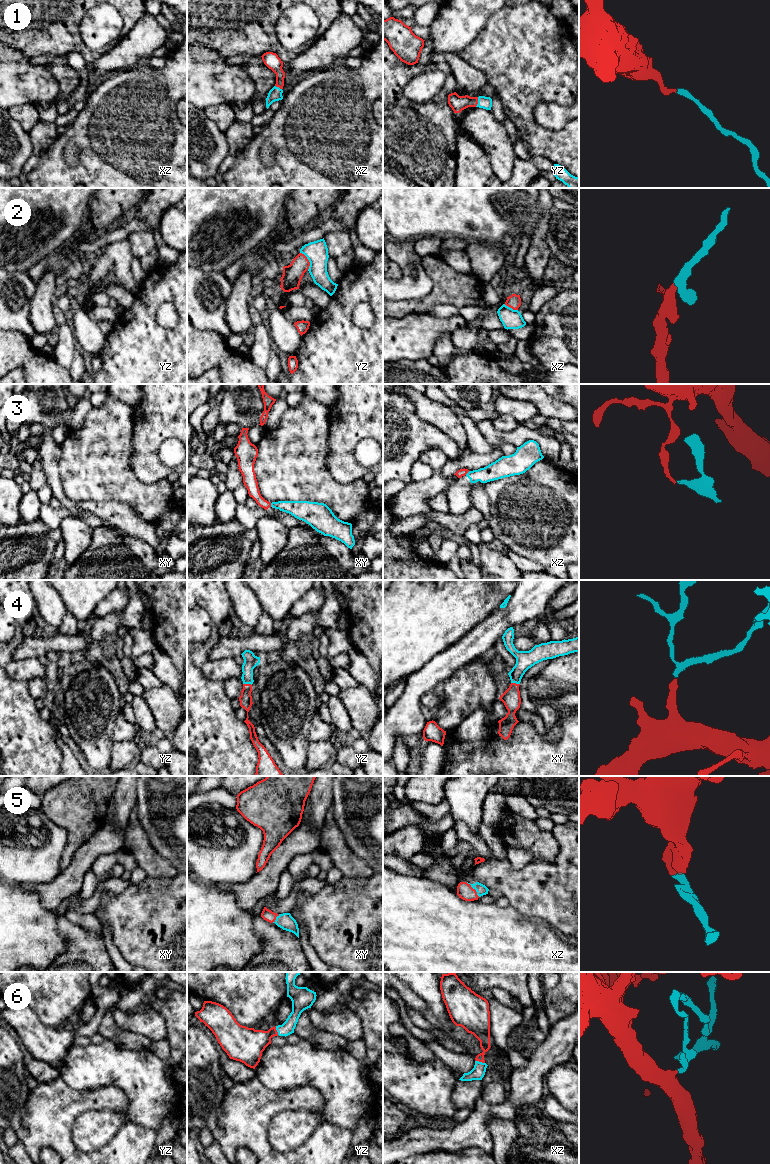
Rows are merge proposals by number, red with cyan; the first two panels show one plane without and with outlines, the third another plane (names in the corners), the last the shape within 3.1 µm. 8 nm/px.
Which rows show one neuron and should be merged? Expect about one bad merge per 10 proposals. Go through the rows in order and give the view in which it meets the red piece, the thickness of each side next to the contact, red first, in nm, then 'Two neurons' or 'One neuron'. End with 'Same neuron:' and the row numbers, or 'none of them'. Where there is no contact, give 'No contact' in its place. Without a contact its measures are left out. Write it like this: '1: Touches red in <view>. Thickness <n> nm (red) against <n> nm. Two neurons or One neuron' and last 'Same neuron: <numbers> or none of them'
1: Touches red in yz. Thickness 130 nm (red) against 100 nm. One neuron
2: Touches red in yz. Thickness 160 nm (red) against 180 nm. One neuron
3: Touches red in xy. Thickness 110 nm (red) against 140 nm. One neuron
4: Touches red in yz. Thickness 100 nm (red) against 110 nm. One neuron
5: Touches red in xz. Thickness 130 nm (red) against 90 nm. One neuron
6: Touches red in yz. Thickness 260 nm (red) against 110 nm. One neuron
Same neuron: 1, 2, 3, 4, 5, 6

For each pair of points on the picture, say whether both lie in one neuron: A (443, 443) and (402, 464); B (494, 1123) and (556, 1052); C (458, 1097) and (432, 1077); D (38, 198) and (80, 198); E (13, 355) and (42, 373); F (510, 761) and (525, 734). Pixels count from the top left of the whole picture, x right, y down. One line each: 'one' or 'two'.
A: one
B: two
C: two
D: one
E: one
F: one

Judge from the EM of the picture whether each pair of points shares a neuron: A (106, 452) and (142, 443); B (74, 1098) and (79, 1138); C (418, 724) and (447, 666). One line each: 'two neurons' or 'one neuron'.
A: two neurons
B: two neurons
C: one neuron

